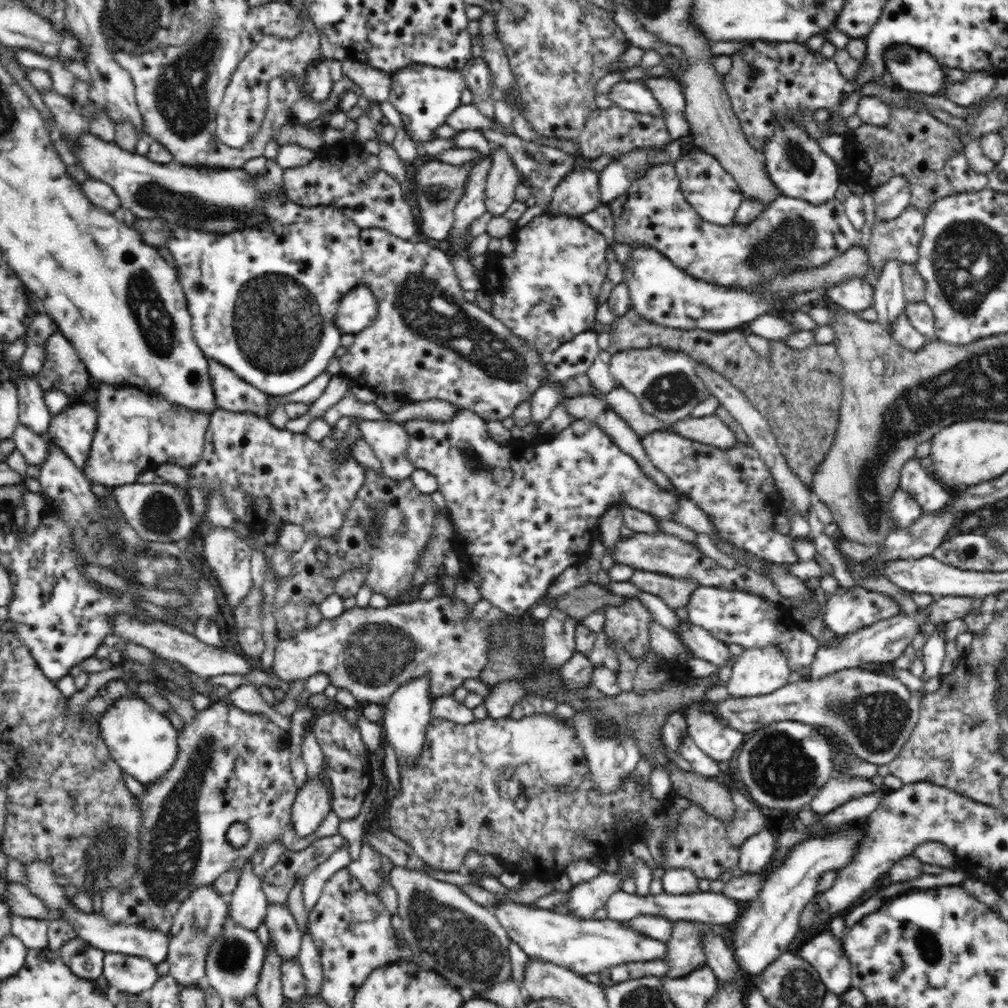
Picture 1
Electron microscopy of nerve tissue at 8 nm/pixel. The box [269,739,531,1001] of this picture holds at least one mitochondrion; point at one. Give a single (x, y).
(467, 947)

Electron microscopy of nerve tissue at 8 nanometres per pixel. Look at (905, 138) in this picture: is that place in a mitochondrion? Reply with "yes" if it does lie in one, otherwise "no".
yes

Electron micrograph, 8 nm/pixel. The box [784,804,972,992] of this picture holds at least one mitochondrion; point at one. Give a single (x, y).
(930, 945)

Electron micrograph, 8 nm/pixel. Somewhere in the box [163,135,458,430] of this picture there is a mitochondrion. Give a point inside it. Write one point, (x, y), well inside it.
(278, 322)

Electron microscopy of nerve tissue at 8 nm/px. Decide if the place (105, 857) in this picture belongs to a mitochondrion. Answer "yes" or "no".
yes

